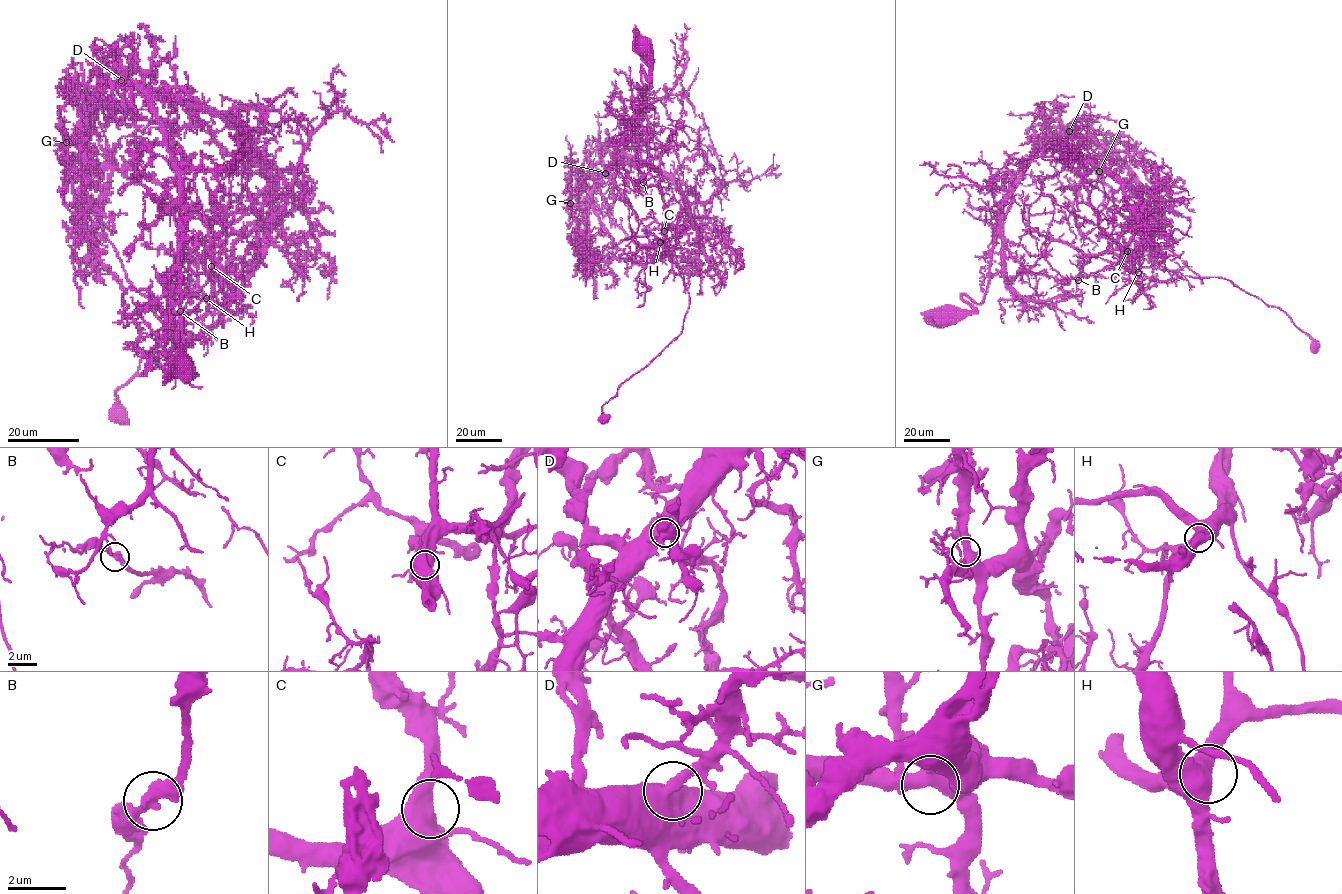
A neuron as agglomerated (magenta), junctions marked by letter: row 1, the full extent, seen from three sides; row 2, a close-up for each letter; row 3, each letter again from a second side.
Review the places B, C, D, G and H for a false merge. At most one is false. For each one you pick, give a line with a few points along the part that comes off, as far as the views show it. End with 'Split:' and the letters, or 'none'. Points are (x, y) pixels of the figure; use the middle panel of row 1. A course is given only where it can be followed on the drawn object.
B: (644, 182), (662, 197), (664, 239), (689, 307), (681, 332), (603, 406), (610, 417)
Split: B

